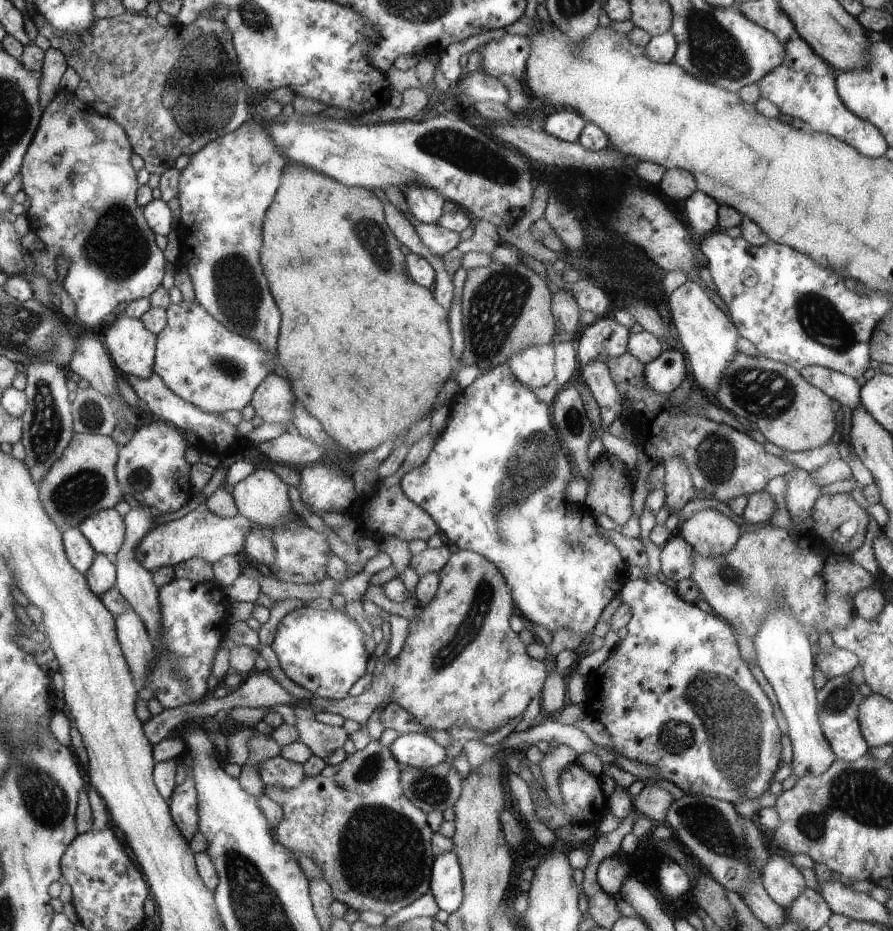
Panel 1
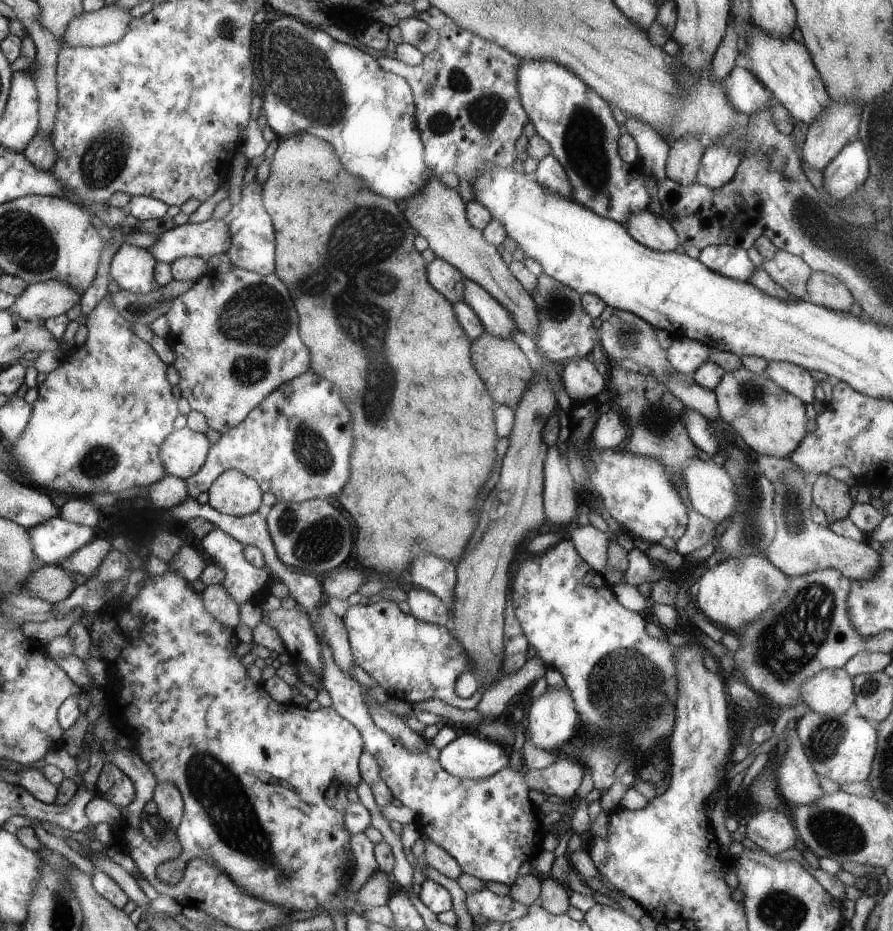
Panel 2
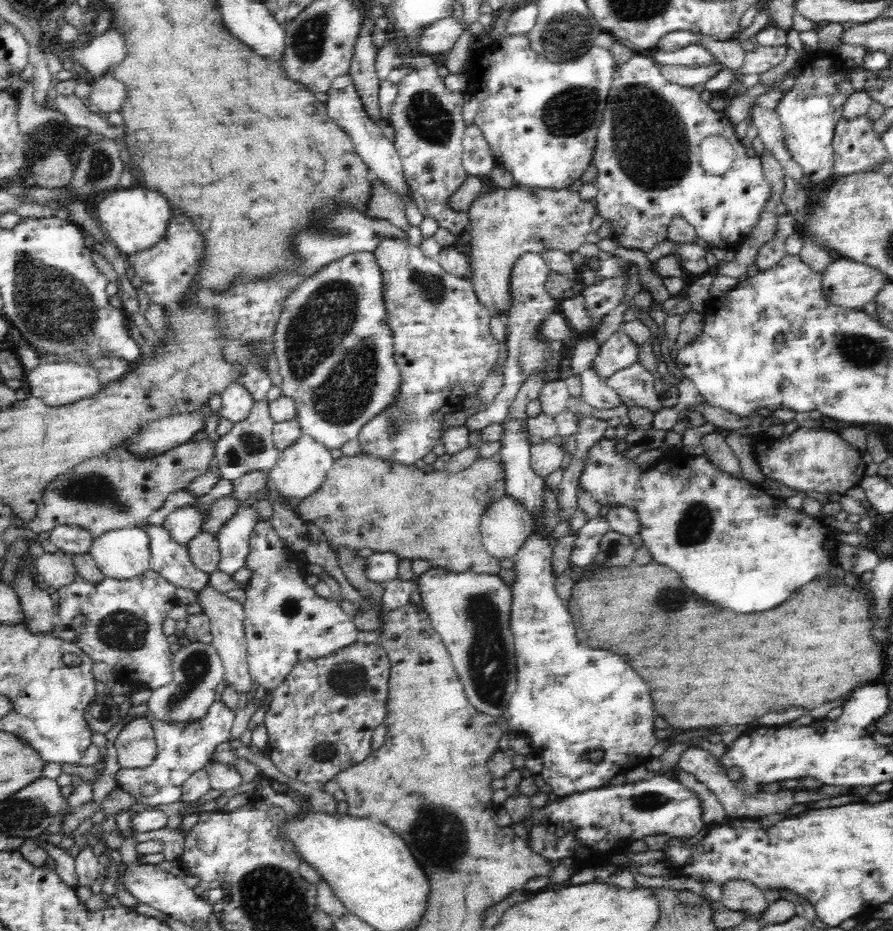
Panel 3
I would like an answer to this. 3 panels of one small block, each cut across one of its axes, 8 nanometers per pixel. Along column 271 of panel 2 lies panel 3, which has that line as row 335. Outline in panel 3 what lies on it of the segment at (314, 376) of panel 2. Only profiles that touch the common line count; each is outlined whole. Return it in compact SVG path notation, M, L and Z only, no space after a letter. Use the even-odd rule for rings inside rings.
M400 237L380 240L374 253L382 269L382 299L388 311L386 321L392 327L394 356L403 380L396 404L380 412L360 430L357 439L361 452L410 466L429 454L436 440L441 439L446 452L450 455L456 454L469 445L470 430L466 425L443 428L444 418L462 410L463 400L474 394L486 380L486 376L504 354L501 352L504 346L494 339L490 331L489 312L477 300L468 276L460 278L448 274L437 260L428 258L420 247L414 247Z

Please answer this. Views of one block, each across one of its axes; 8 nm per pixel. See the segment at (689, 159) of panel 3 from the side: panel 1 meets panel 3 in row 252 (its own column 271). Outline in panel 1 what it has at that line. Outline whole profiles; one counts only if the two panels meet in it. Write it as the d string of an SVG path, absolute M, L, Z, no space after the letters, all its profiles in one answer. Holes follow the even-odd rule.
M302 606L288 612L278 622L270 647L286 676L311 692L314 698L346 698L348 690L368 668L368 652L364 648L364 634L360 626L346 612L336 610L336 607L319 610Z

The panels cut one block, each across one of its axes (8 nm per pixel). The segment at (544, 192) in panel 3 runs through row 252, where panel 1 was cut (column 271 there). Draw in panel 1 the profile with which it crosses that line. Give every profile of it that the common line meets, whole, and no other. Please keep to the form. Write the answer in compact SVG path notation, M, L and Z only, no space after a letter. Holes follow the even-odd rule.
M257 466L254 472L230 488L230 493L240 515L273 528L269 536L276 549L274 562L269 567L272 574L282 582L316 584L326 578L327 564L334 554L330 550L326 535L311 529L293 511L288 497L289 487L270 466Z

